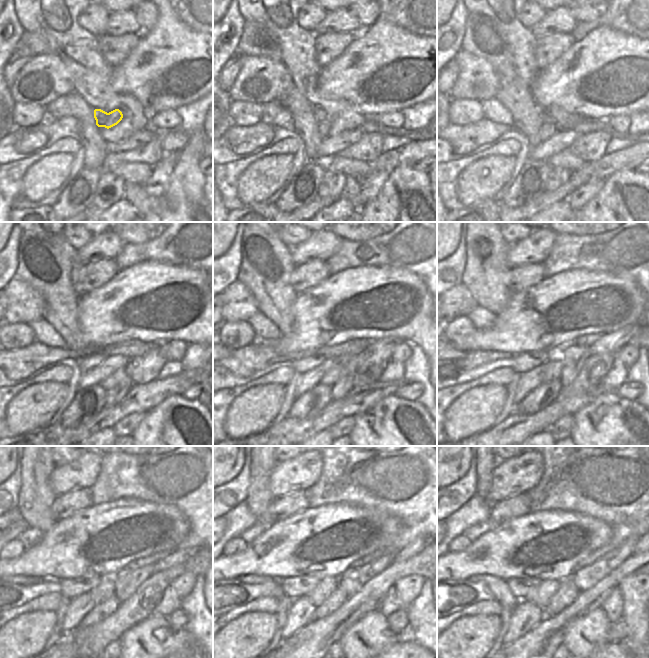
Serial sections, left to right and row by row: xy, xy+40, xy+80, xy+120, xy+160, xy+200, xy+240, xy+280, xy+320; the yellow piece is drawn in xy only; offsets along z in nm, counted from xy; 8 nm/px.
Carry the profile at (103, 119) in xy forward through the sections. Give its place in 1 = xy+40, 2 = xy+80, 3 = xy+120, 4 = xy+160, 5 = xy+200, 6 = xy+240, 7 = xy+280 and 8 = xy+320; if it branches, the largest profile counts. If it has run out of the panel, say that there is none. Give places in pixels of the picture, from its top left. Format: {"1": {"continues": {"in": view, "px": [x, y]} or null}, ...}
{"1": {"continues": {"in": "xy+40", "px": [324, 125]}}, "2": {"continues": {"in": "xy+80", "px": [548, 128]}}, "3": {"continues": {"in": "xy+120", "px": [86, 361]}}, "4": {"continues": {"in": "xy+160", "px": [312, 360]}}, "5": {"continues": {"in": "xy+200", "px": [523, 362]}}, "6": {"continues": {"in": "xy+240", "px": [69, 588]}}, "7": {"continues": {"in": "xy+280", "px": [293, 587]}}, "8": {"continues": {"in": "xy+320", "px": [520, 588]}}}

